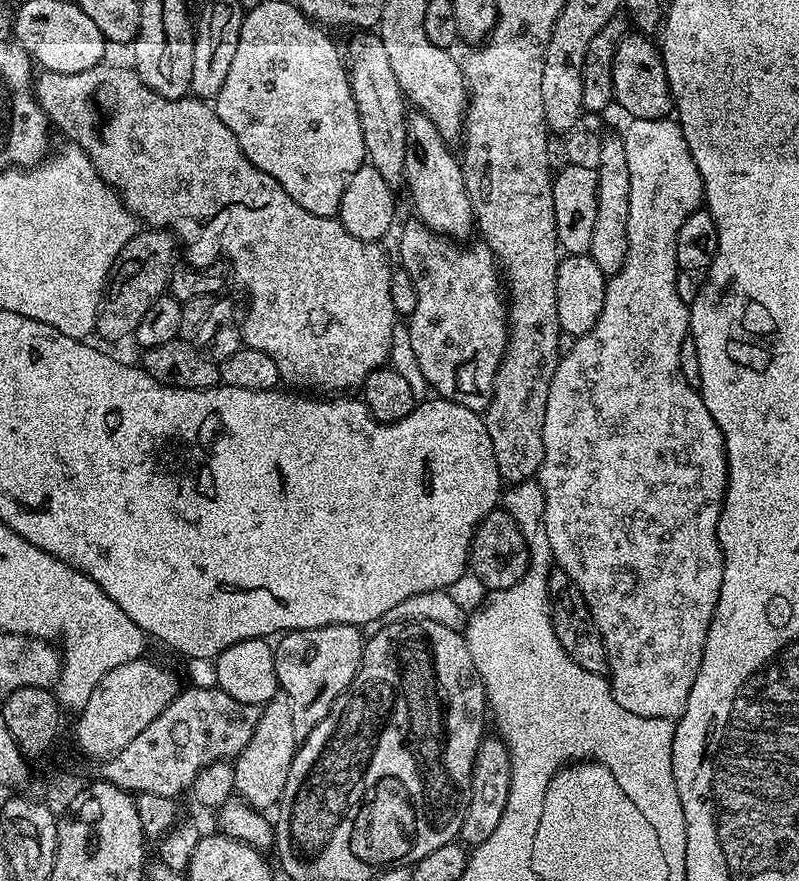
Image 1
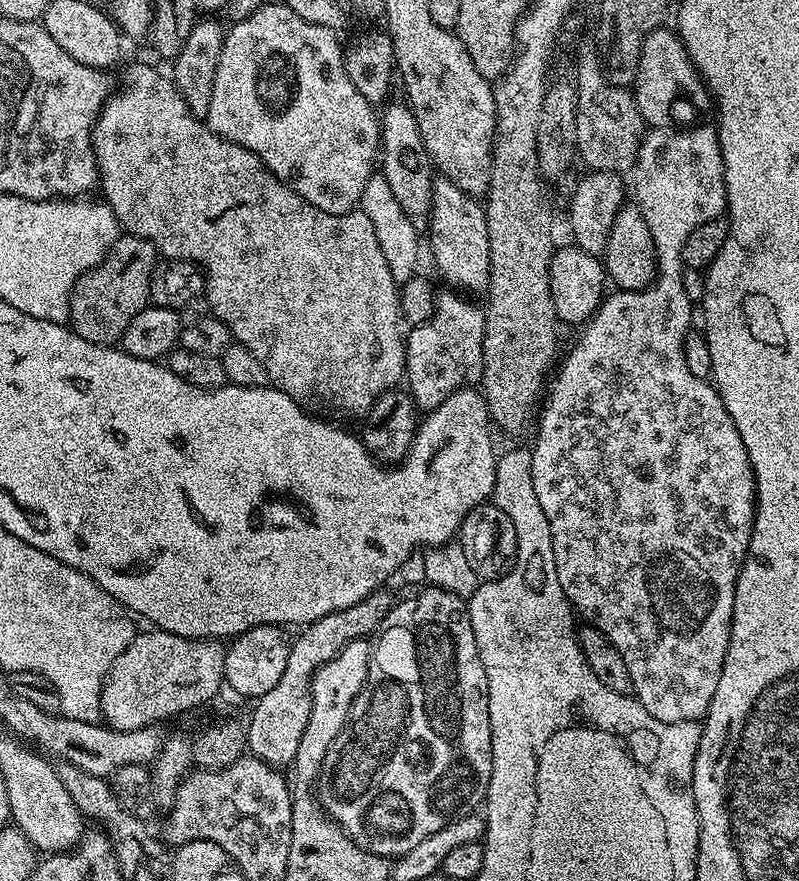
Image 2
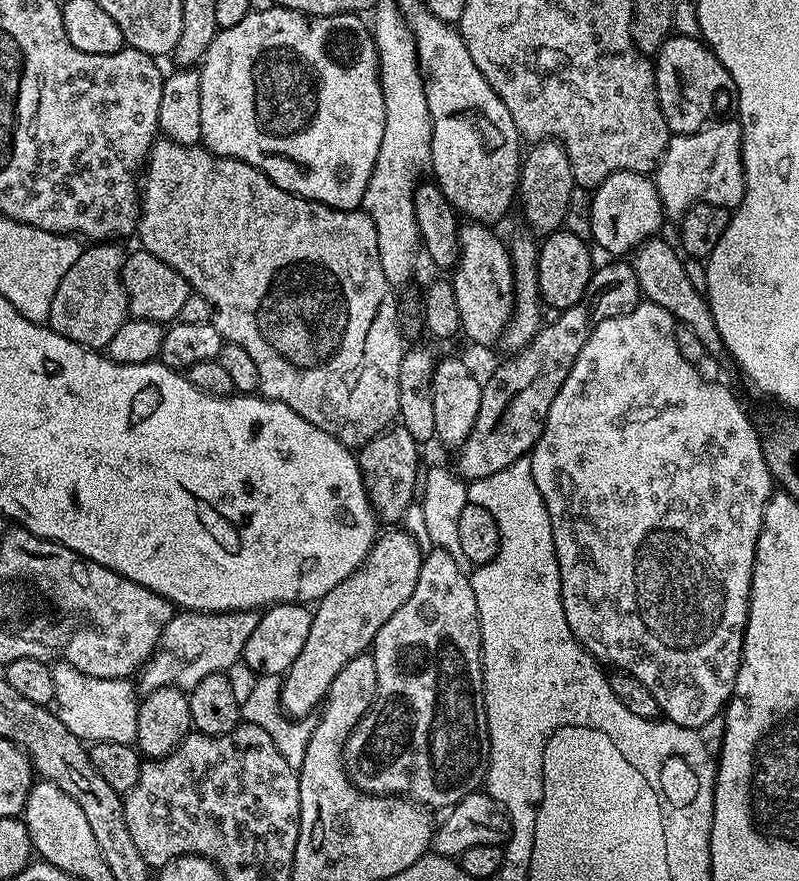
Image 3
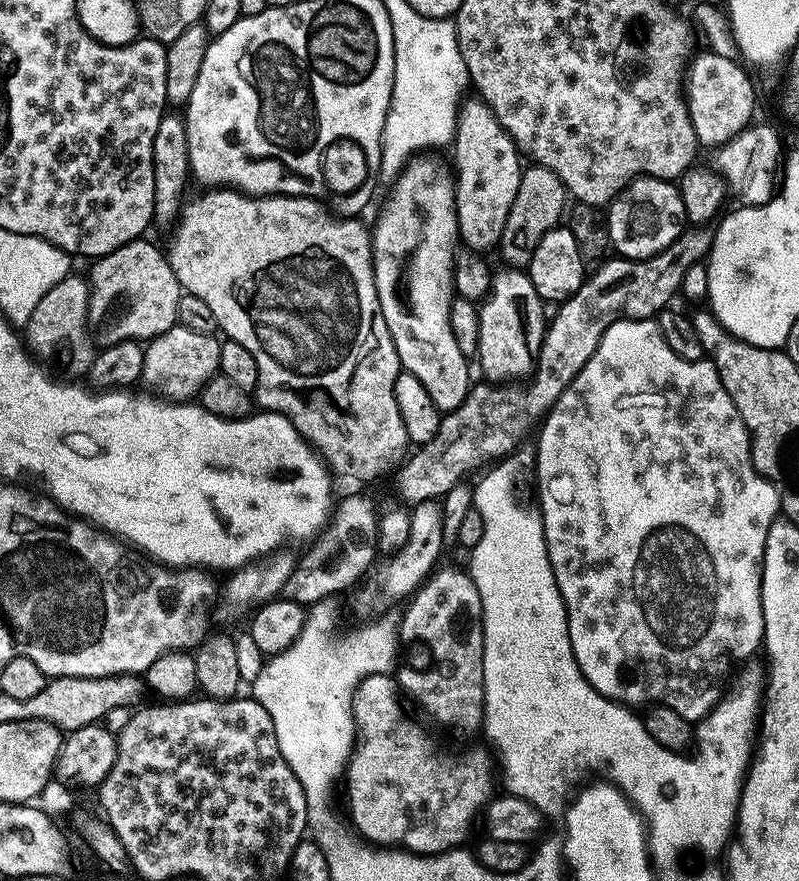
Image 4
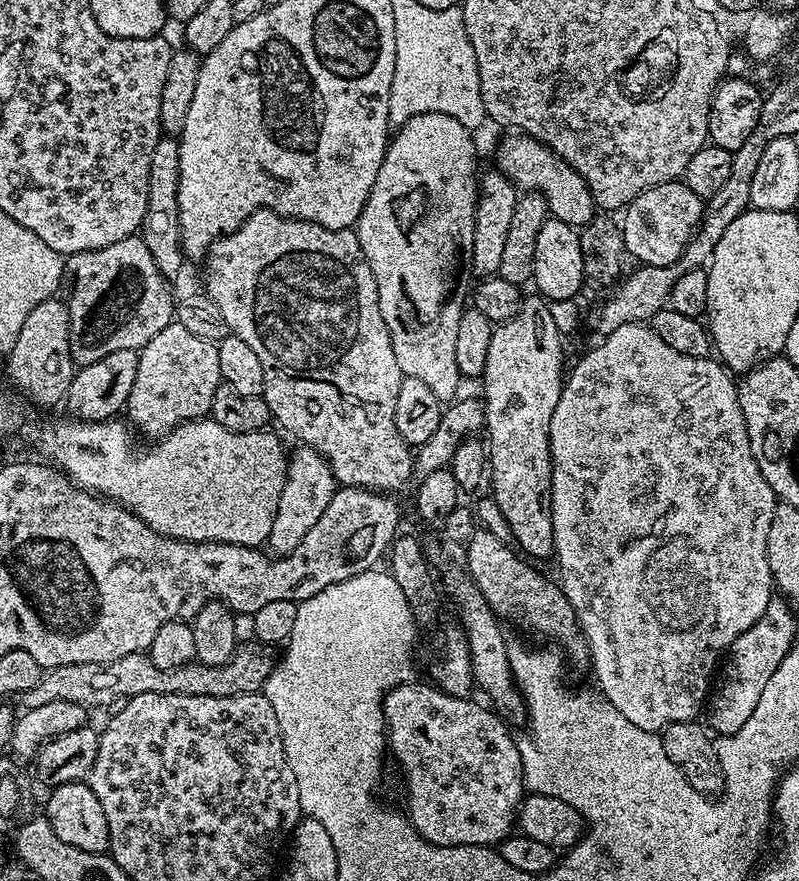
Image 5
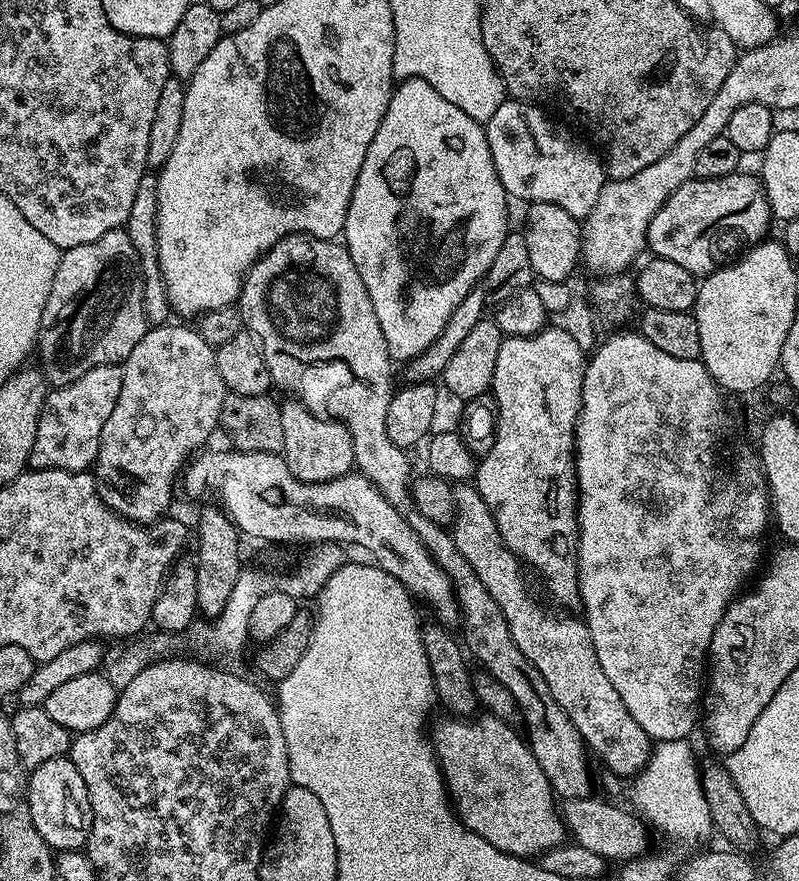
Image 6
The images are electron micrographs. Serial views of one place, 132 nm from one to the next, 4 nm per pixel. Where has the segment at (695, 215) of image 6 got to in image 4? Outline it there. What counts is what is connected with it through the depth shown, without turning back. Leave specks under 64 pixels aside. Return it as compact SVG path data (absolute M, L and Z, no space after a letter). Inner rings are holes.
M637 176L636 179L623 188L612 199L606 208L606 223L608 226L608 243L613 249L617 248L619 255L625 260L649 260L666 250L685 231L686 221L684 207L680 197L680 189L673 181L659 180L653 176Z

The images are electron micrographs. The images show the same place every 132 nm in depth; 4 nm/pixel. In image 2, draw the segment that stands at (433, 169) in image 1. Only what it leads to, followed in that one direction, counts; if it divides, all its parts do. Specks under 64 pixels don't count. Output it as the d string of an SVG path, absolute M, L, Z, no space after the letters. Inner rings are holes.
M443 178L437 179L432 186L432 217L428 220L427 231L432 232L432 260L436 264L440 264L440 276L444 280L449 280L451 287L456 290L468 290L464 288L480 288L487 289L488 286L488 231L486 230L486 214L479 199L473 198L470 194L466 194L462 190L458 190L458 186L454 186L454 182Z

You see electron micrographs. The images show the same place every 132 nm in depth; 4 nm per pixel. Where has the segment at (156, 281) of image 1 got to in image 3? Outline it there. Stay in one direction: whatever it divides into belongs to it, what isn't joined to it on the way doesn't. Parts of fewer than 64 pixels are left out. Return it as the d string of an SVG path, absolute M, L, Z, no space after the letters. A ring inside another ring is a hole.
M96 242L85 247L81 251L78 262L66 270L62 282L58 282L58 290L54 290L54 302L50 302L50 314L47 325L58 334L78 342L83 348L107 349L110 338L118 334L118 326L129 319L128 295L124 289L124 282L120 278L120 272L124 268L125 249L119 248L116 242Z

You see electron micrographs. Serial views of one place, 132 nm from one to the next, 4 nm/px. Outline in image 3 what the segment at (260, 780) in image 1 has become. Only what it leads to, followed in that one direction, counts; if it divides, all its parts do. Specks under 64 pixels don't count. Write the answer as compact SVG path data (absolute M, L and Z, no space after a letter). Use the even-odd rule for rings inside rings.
M400 530L377 535L376 545L364 559L364 565L350 578L338 582L338 586L315 605L306 643L282 677L280 706L285 716L311 717L323 705L330 682L338 678L342 666L365 655L375 644L378 630L382 630L382 626L406 606L406 598L414 594L424 556L410 533L396 531Z

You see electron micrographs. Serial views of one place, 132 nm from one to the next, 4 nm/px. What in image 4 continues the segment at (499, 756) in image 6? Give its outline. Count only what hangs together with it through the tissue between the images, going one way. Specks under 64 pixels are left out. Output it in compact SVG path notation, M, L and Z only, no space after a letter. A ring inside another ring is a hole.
M386 672L362 678L360 685L352 691L352 720L356 723L356 738L346 765L348 812L352 815L352 824L365 841L376 846L403 846L421 856L435 856L438 852L459 849L472 828L472 819L475 816L477 819L481 809L493 799L493 757L487 751L468 752L457 760L439 760L432 756L431 738L414 721L404 717L400 700L401 689Z

